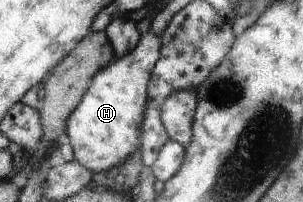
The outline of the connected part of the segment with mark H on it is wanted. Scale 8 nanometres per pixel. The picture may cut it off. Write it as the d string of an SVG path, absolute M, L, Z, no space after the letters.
M152 30L144 34L132 52L116 58L113 63L95 74L89 88L81 97L81 102L67 119L64 140L72 145L75 160L90 168L92 172L106 171L117 166L141 145L141 127L147 104L147 85L153 73L153 67L160 59L161 47L161 36L157 36Z

